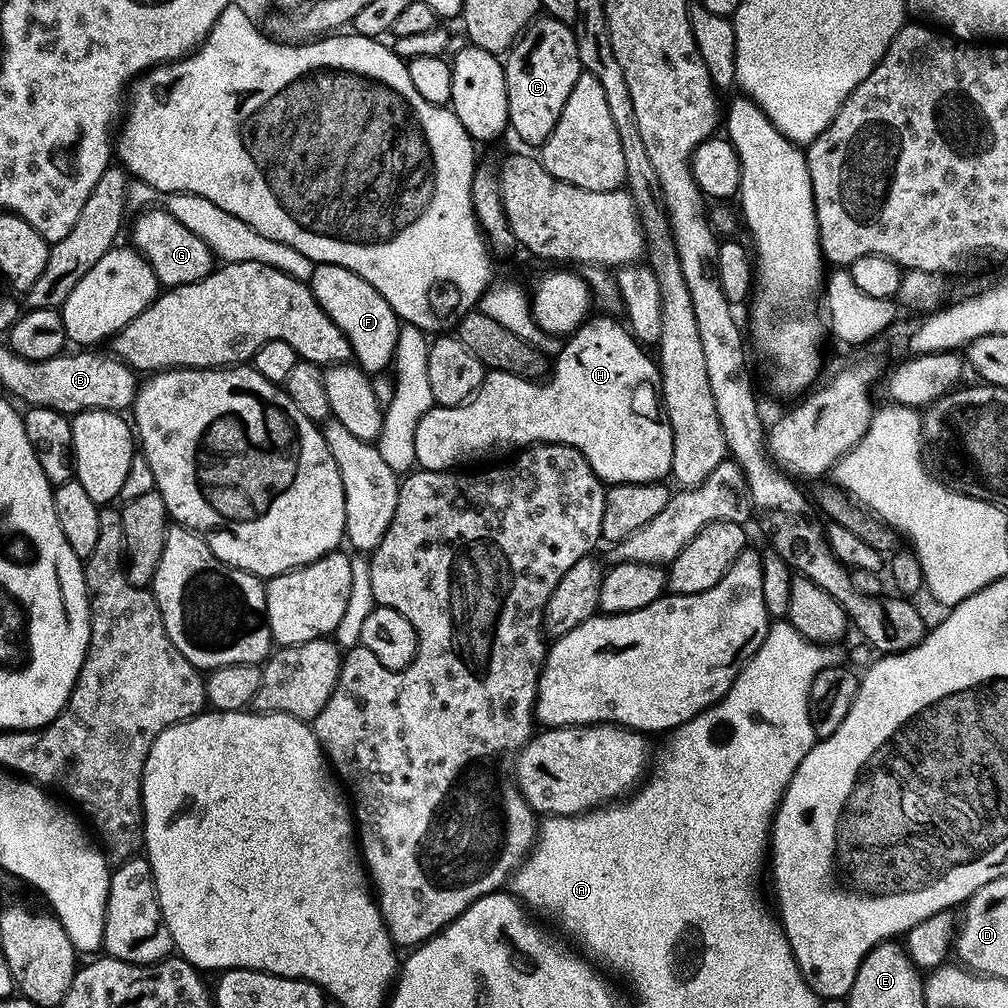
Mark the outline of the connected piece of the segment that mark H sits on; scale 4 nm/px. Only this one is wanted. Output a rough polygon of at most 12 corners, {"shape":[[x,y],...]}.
{"shape":[[611,315],[545,384],[492,370],[414,430],[416,464],[565,444],[605,485],[672,470],[657,361]]}

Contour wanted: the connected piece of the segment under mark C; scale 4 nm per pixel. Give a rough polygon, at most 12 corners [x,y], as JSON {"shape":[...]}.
{"shape":[[537,15],[502,63],[508,122],[544,143],[582,71],[572,25]]}

